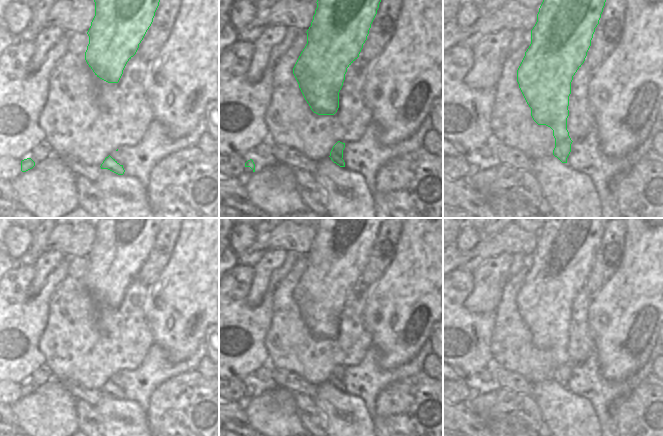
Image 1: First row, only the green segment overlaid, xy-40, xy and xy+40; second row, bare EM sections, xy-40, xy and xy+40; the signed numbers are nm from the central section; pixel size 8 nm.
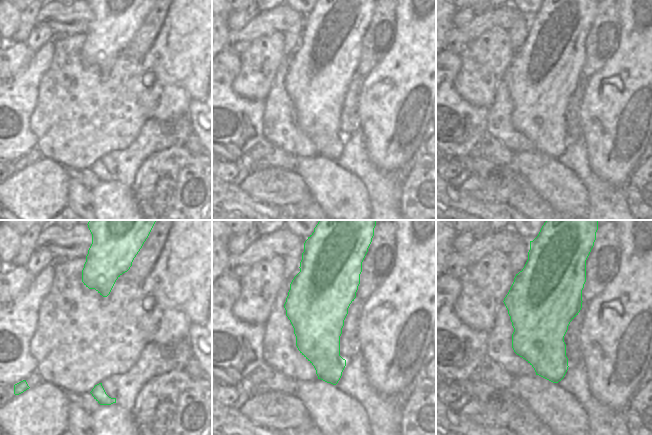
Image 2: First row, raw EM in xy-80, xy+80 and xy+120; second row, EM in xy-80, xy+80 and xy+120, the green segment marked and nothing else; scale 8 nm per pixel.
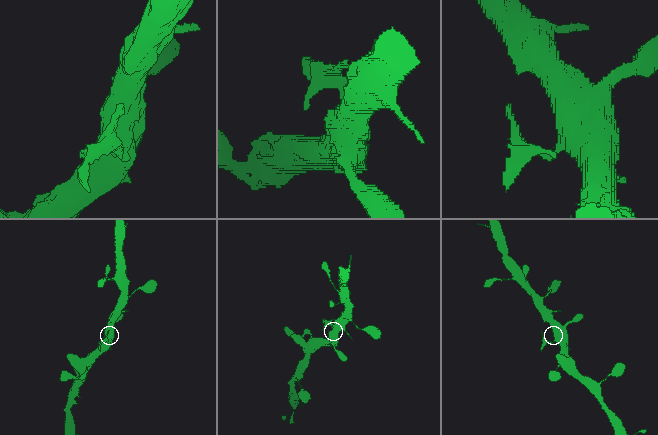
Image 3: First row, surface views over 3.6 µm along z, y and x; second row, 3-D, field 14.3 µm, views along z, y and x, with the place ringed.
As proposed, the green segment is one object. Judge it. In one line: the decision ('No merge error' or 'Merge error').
Merge error

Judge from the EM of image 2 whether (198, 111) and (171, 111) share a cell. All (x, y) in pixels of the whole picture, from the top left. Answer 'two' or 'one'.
two

